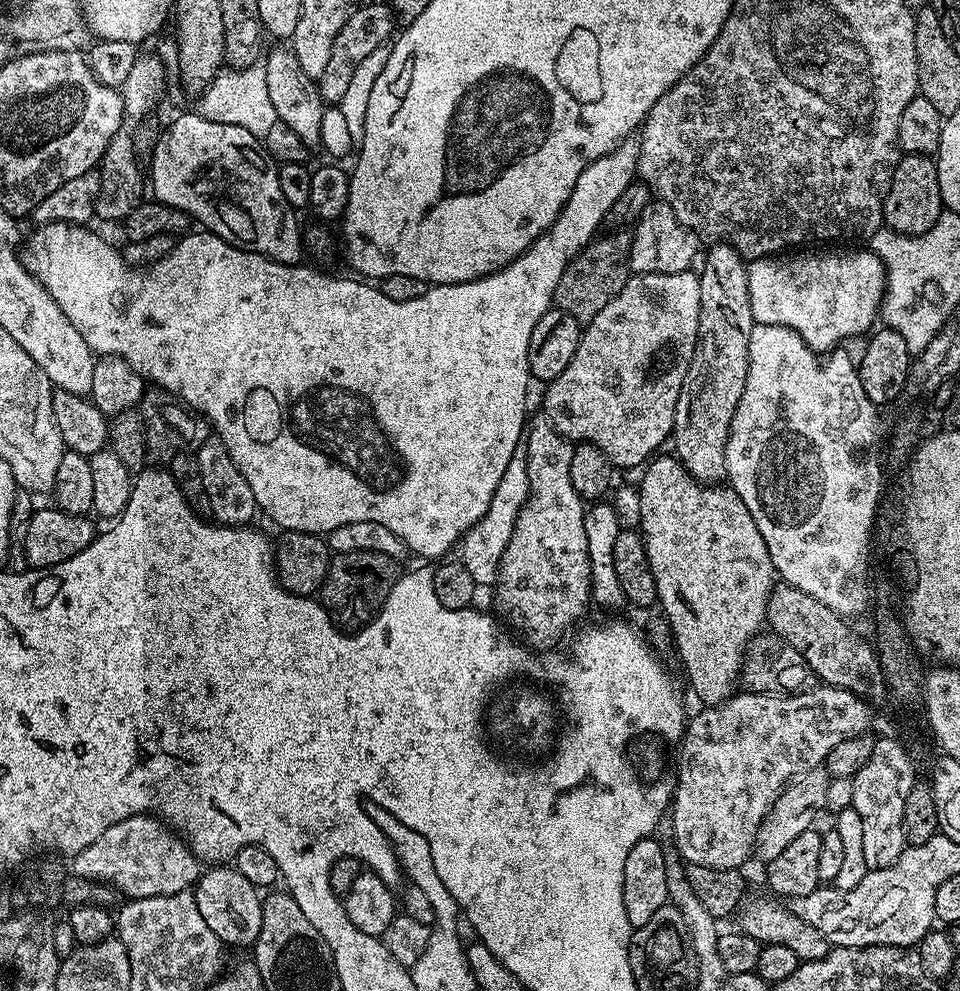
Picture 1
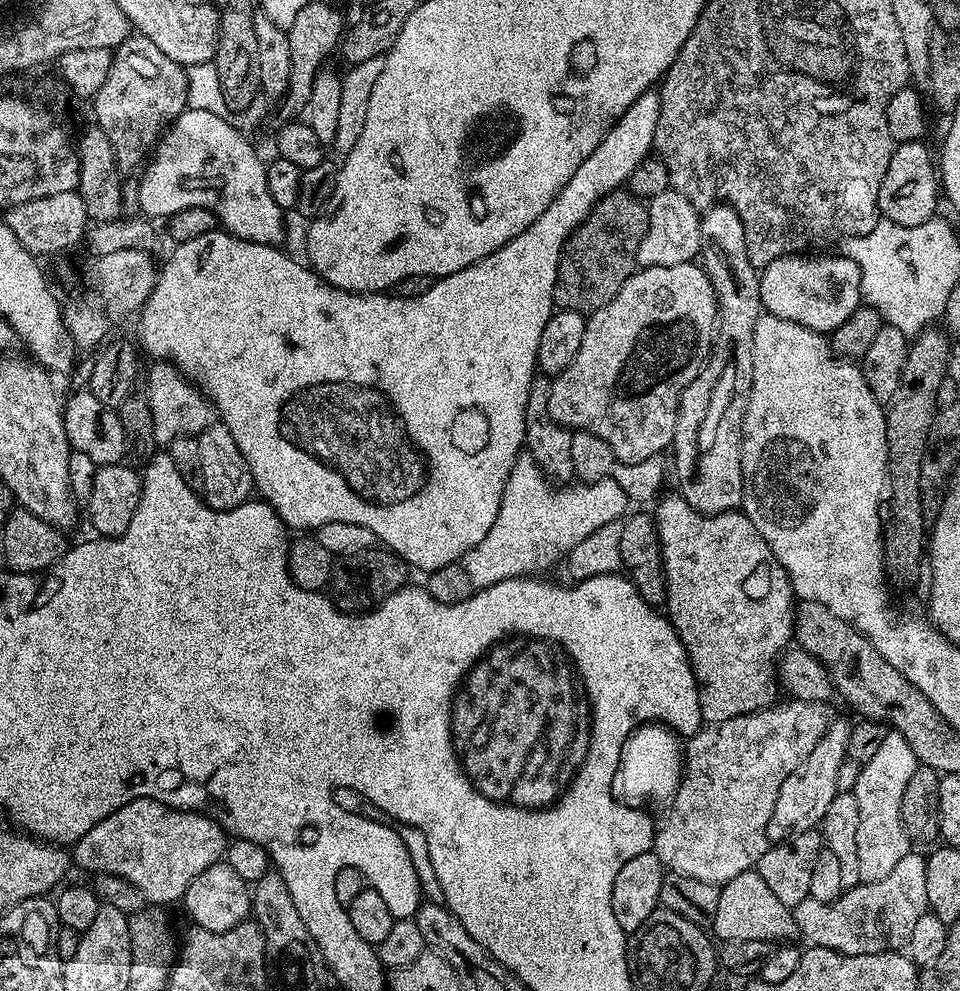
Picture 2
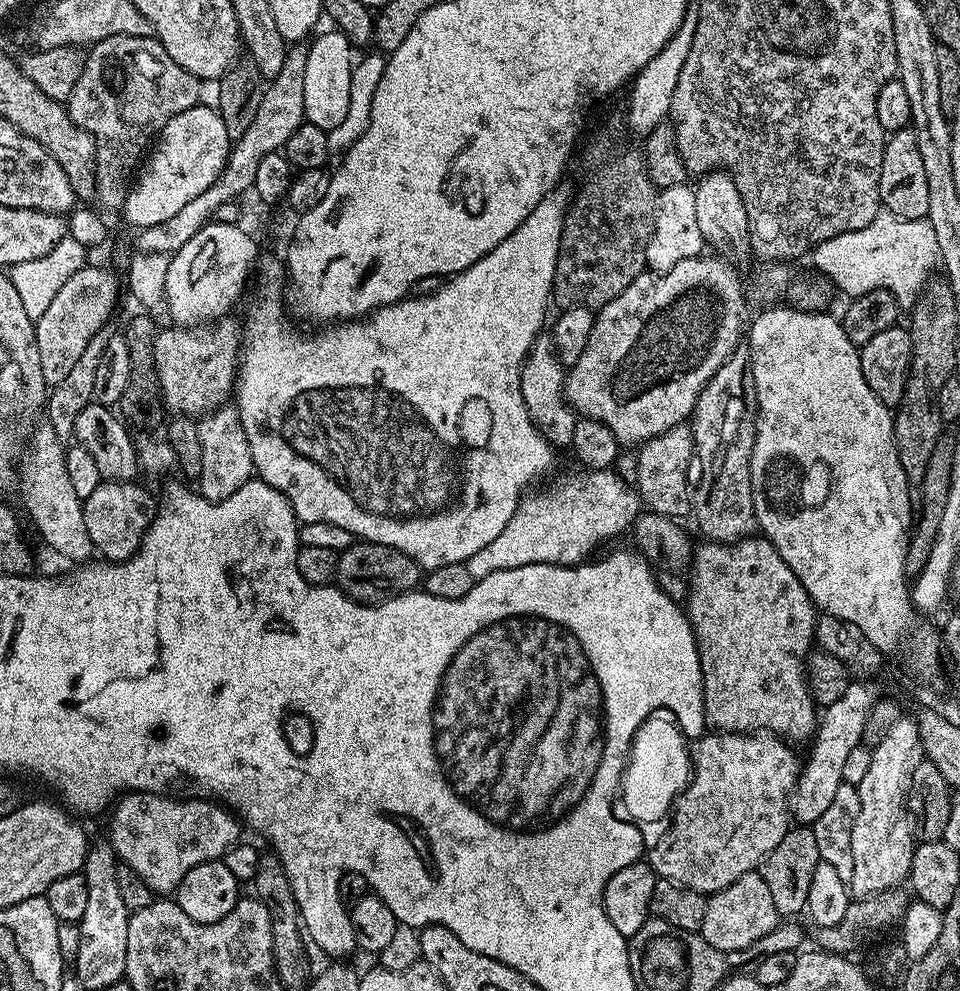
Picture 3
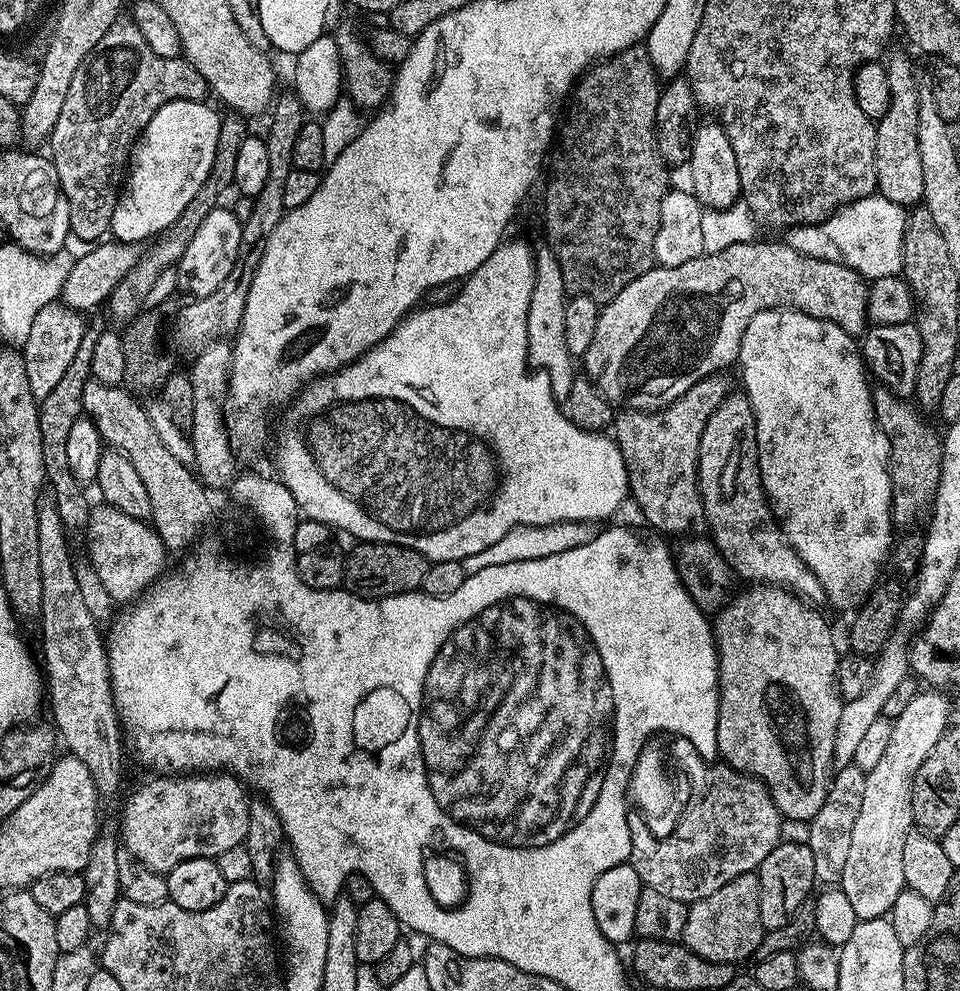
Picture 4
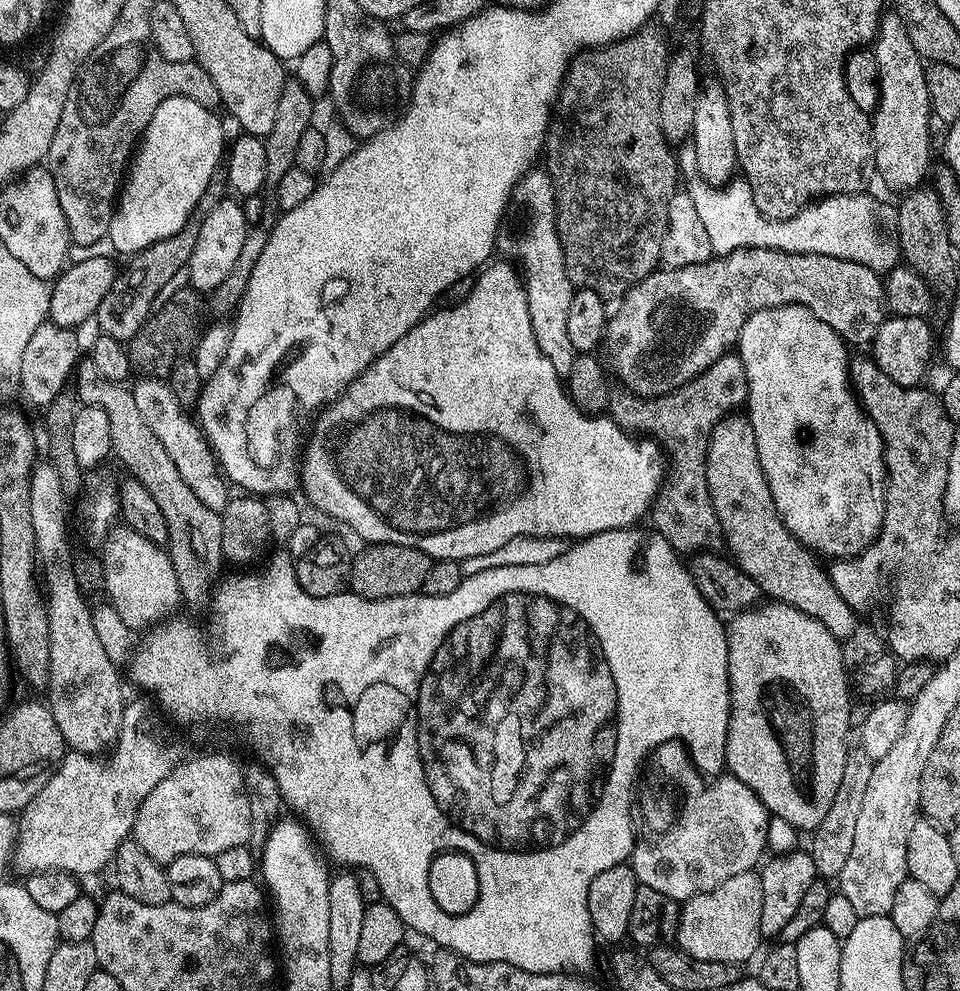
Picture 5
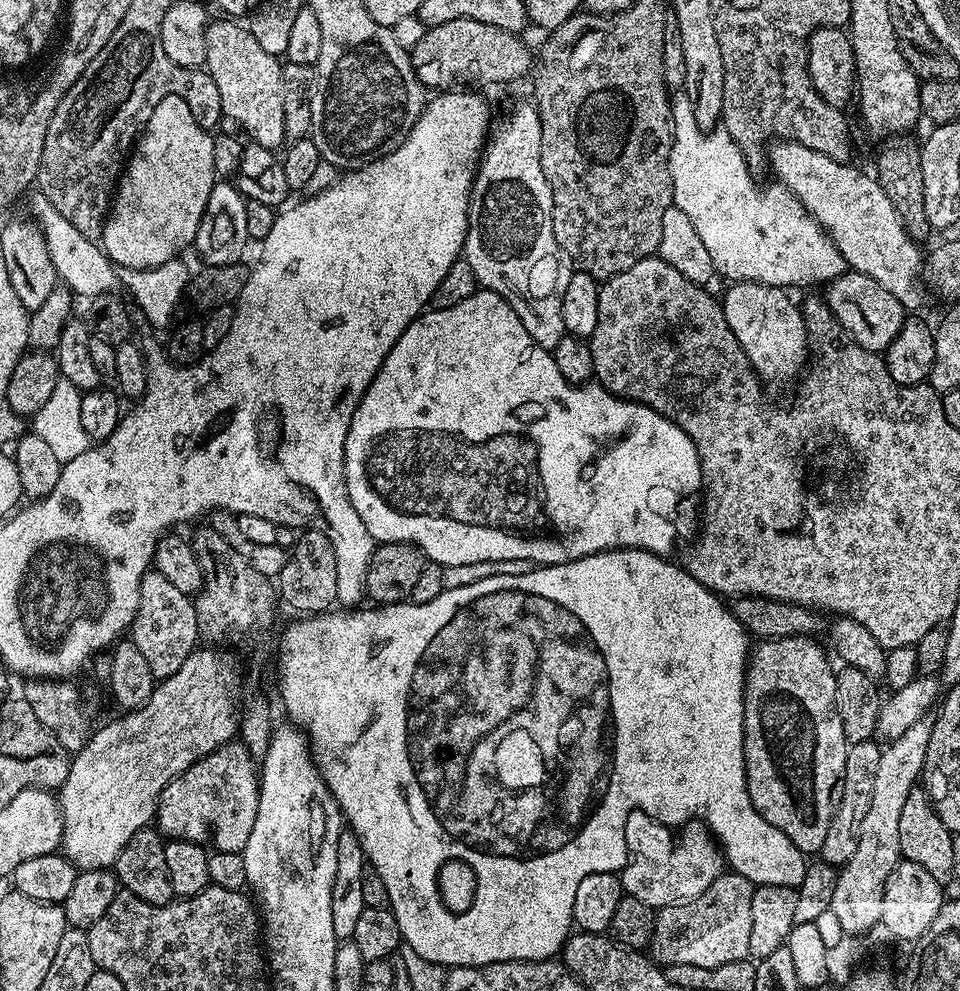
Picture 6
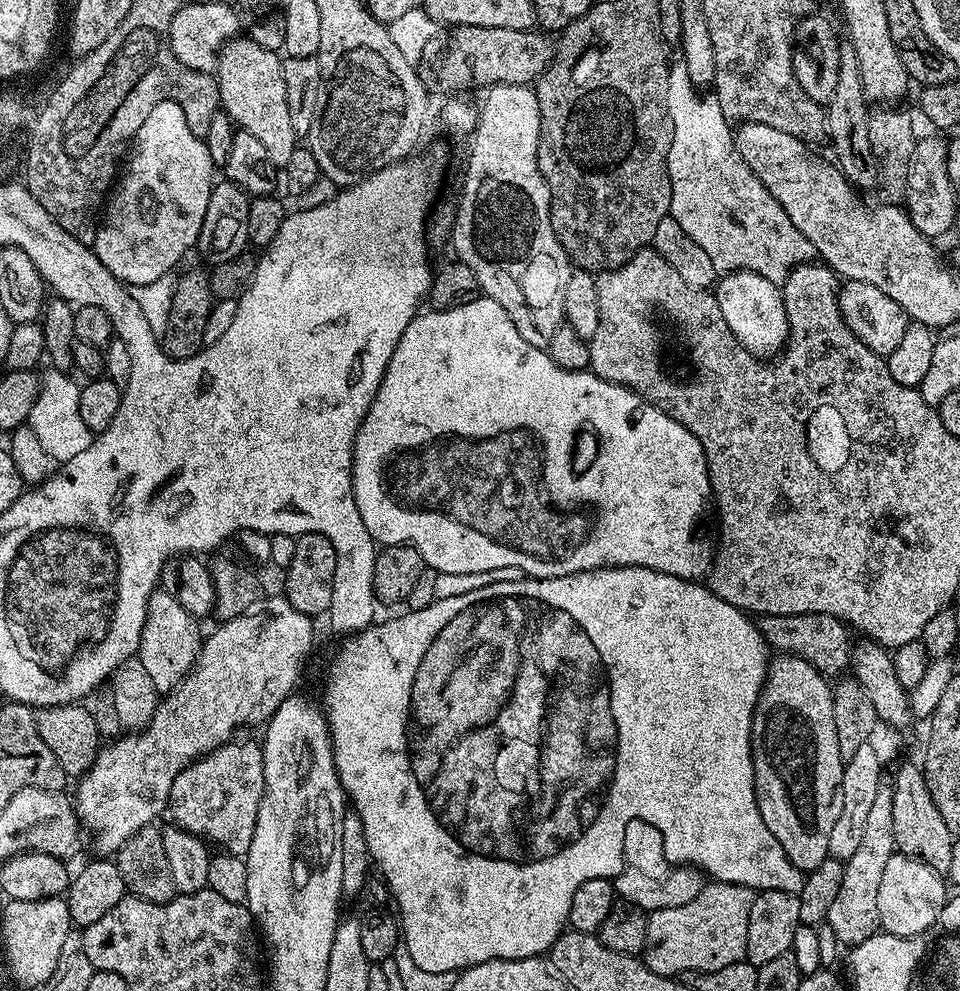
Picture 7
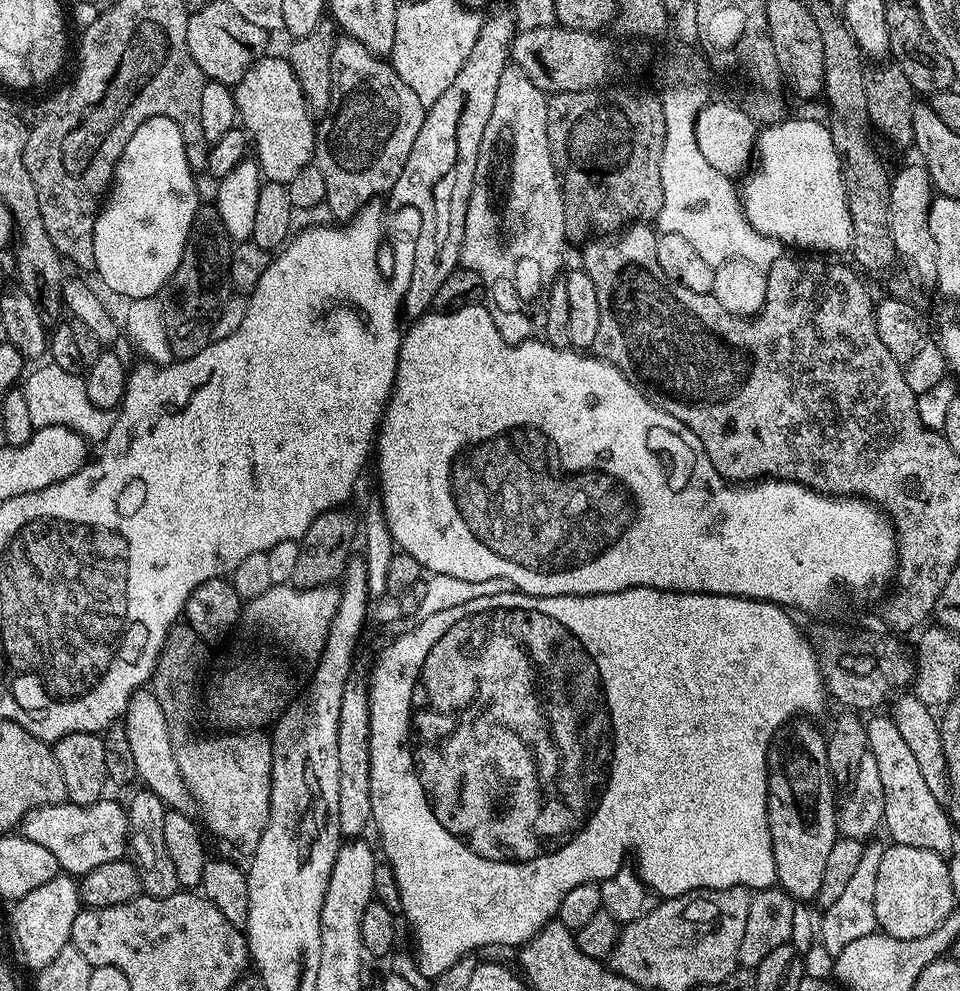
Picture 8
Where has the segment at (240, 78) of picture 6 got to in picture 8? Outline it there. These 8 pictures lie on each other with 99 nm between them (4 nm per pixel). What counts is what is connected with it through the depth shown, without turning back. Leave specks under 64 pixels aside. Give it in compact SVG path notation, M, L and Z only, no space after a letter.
M261 55L245 70L245 74L234 86L236 97L236 115L245 132L248 133L254 152L260 155L258 165L265 181L273 184L288 184L302 166L313 163L316 151L316 129L310 115L302 90L298 86L298 78L294 78L294 70L283 55Z

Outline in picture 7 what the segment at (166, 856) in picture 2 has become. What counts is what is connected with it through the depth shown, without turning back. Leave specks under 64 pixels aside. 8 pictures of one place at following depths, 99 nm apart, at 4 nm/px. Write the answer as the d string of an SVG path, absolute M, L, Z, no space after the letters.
M229 742L221 748L215 748L207 756L193 760L180 769L180 773L172 783L170 812L177 825L194 833L195 836L211 842L213 845L224 844L233 856L245 857L250 850L250 842L254 842L254 826L258 822L258 810L264 797L264 750L259 743L236 744Z

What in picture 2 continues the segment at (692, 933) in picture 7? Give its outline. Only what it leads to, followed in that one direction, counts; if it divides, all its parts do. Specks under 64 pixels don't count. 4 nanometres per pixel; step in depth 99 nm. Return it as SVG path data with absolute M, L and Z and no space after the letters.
M746 871L738 874L732 881L720 888L718 898L718 910L714 910L714 918L710 925L717 941L726 940L767 940L769 942L792 942L797 939L796 918L793 909L787 908L778 898L774 898L774 893L770 891L770 886L762 882L762 878L756 871Z

